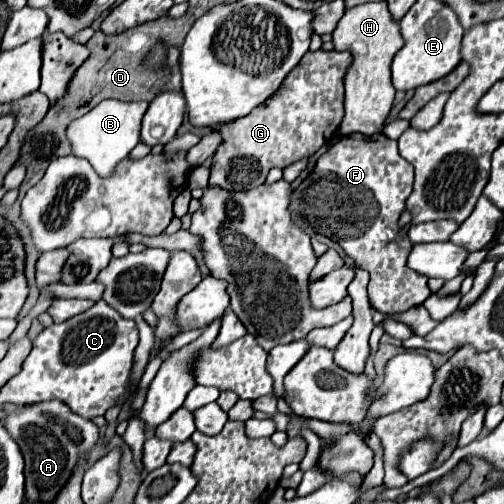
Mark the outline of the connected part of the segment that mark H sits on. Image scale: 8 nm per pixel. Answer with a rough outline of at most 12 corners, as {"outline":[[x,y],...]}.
{"outline":[[387,1],[345,11],[333,31],[353,57],[339,133],[379,133],[403,47]]}

